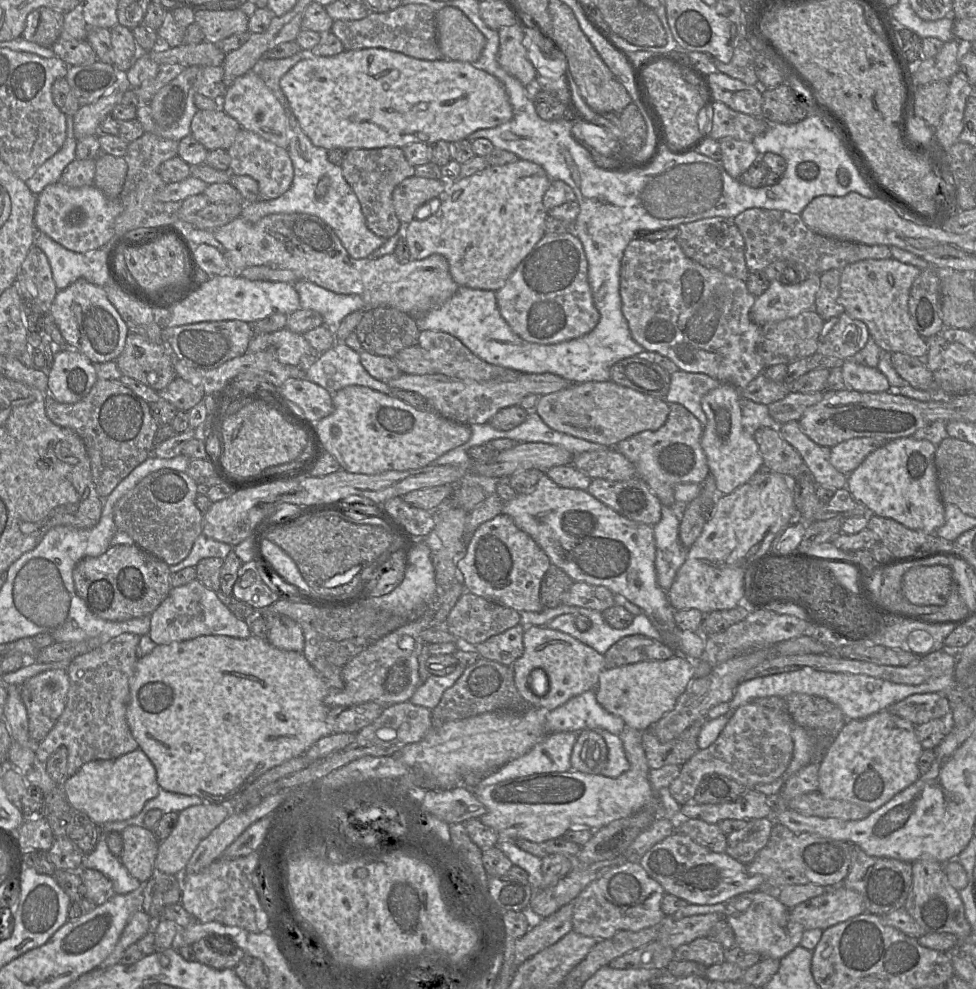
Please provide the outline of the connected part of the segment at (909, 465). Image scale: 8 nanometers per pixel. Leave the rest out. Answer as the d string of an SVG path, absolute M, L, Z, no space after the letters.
M912 436L887 441L847 475L846 488L854 499L870 509L870 514L891 518L910 529L936 533L945 523L945 509L935 467L935 450L936 446L930 441L917 440Z

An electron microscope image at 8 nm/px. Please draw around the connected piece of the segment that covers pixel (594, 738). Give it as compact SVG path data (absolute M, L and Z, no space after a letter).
M583 729L571 752L571 767L587 774L600 774L607 764L608 748L599 732Z

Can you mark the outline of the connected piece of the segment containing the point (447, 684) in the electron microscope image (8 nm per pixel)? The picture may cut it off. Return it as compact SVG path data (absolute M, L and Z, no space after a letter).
M458 665L457 668L444 676L429 675L418 686L410 701L413 704L434 709L440 702L443 693L453 686L468 666Z

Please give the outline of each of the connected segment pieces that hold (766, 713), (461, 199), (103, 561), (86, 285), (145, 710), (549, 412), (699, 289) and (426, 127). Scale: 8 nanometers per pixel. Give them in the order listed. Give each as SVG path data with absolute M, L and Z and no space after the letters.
M755 703L737 708L729 717L727 724L718 738L706 749L699 749L684 765L680 767L679 776L670 784L671 796L684 805L693 801L701 780L709 774L720 774L754 789L759 784L769 784L779 779L787 770L793 756L792 720L788 713L774 711Z
M520 158L505 165L488 166L466 178L458 178L448 184L436 205L424 207L420 213L424 215L425 211L437 207L434 214L423 220L414 218L408 225L404 225L403 237L411 260L423 260L433 254L442 255L447 259L449 273L459 287L496 292L546 234L545 219L548 214L543 205L543 196L551 181L540 165Z
M136 544L115 545L98 557L84 557L73 568L77 595L97 617L122 622L150 616L172 589L169 566Z
M79 278L65 289L58 290L49 314L58 325L67 346L81 352L93 364L115 361L124 350L130 331L115 306L109 301L103 287Z
M224 635L199 636L194 639L156 645L151 653L138 658L136 670L130 684L130 699L127 705L126 719L131 733L141 749L151 760L155 769L157 782L164 790L171 793L198 796L206 802L223 803L233 807L236 797L243 788L259 778L268 770L282 763L305 754L305 752L322 737L332 734L327 724L328 706L325 698L330 687L323 677L308 662L302 652L285 651L250 635L245 639Z
M611 380L590 381L542 395L535 412L551 429L571 436L615 447L618 442L646 430L657 430L667 421L669 404Z
M632 239L621 260L619 291L622 313L631 336L645 350L669 358L682 371L704 373L739 390L763 374L765 367L757 352L761 326L750 318L756 297L748 291L745 281L704 267L688 258L675 239Z
M383 48L344 50L326 57L309 54L280 79L280 87L302 130L316 147L326 150L404 148L415 142L431 146L440 140L453 144L476 130L494 128L513 118L504 84L470 62L421 60Z

